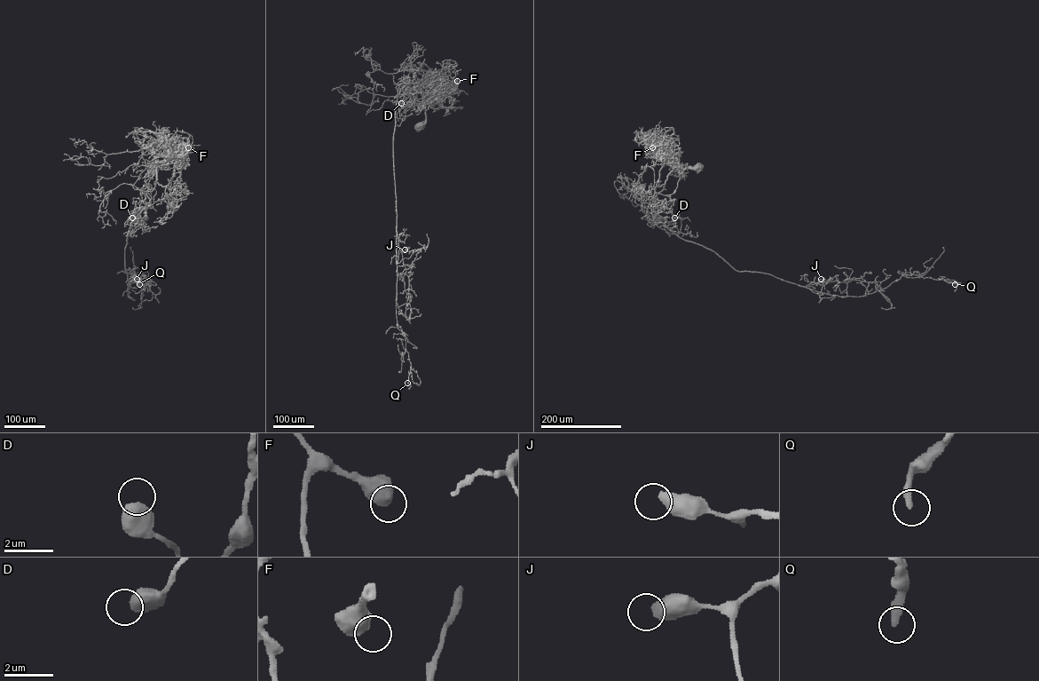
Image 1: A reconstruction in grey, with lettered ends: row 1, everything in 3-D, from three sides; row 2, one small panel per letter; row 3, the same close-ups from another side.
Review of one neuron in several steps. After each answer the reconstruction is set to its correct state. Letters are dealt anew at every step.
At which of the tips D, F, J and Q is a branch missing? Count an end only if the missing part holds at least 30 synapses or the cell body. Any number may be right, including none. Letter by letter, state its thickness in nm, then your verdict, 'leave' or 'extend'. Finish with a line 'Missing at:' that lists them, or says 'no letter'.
D: 650 nm | leave
F: 650 nm | leave
J: 600 nm | leave
Q: 360 nm | extend
Missing at: Q

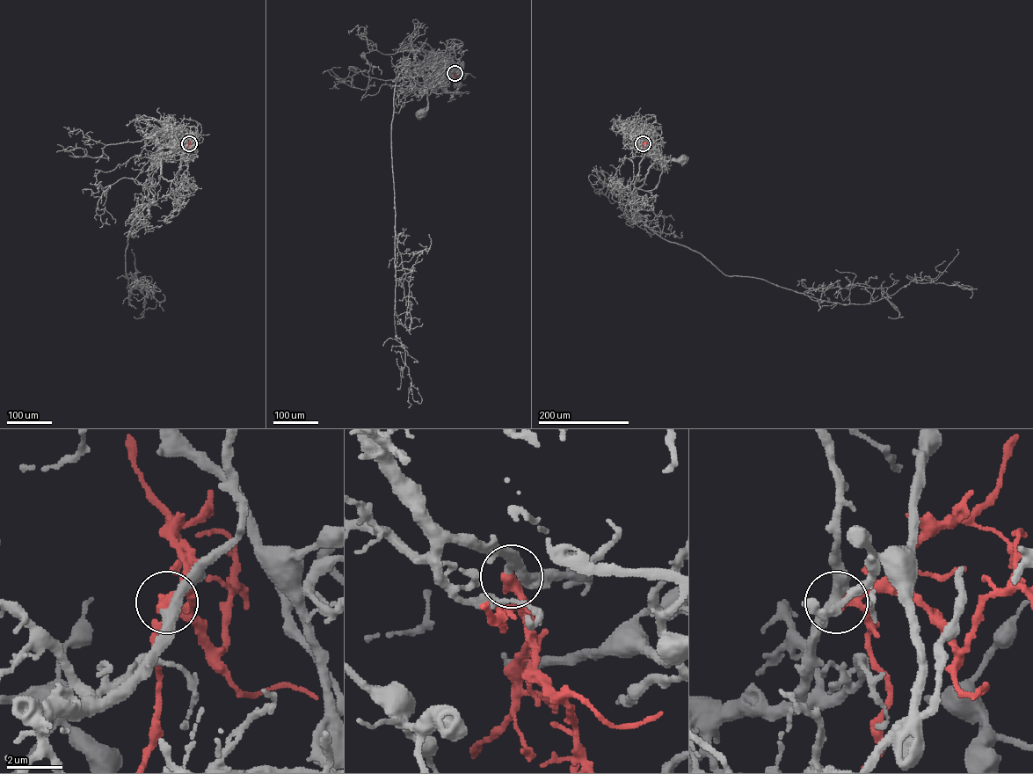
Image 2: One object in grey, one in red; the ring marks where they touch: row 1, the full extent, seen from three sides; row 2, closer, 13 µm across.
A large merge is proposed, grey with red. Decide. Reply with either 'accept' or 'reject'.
accept

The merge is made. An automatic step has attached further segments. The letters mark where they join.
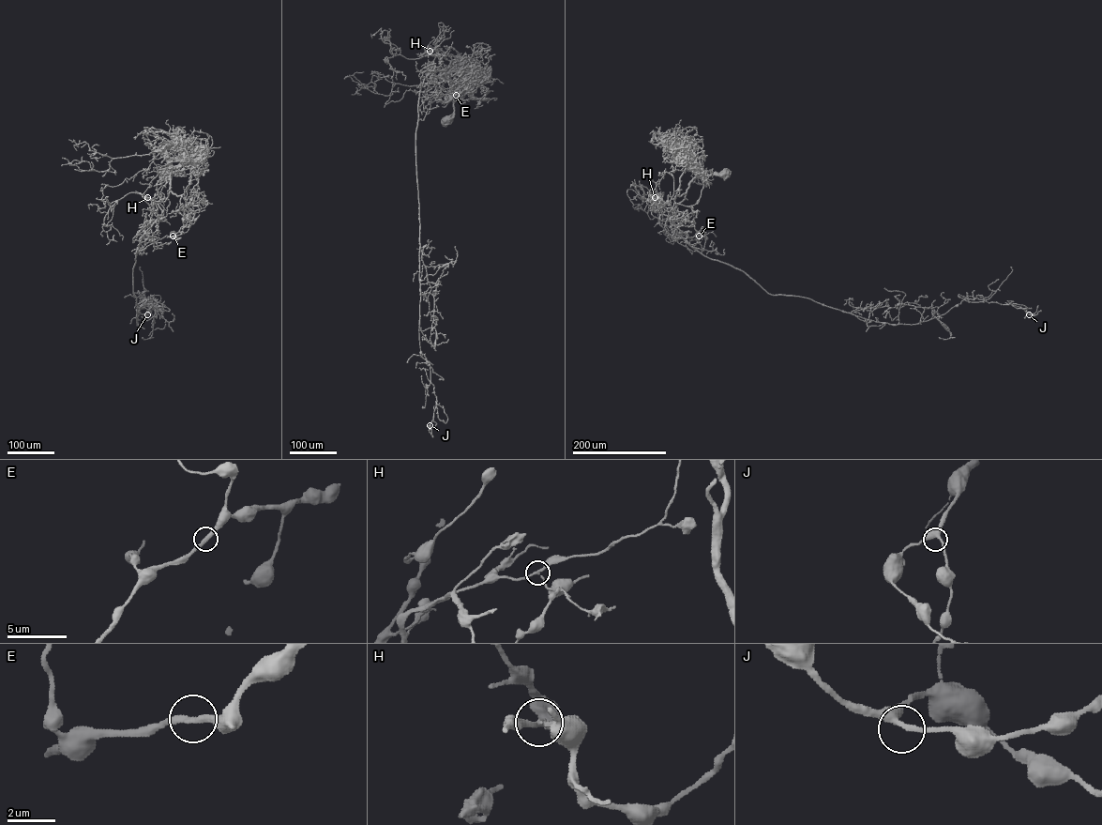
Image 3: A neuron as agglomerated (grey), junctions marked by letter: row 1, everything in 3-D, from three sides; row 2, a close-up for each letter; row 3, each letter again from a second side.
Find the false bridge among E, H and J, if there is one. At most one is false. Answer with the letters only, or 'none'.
H

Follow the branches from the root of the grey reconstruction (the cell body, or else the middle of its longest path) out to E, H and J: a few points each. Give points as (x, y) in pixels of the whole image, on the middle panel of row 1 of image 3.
E: (447, 119), (454, 112), (453, 83), (464, 68), (459, 74), (466, 79), (466, 89), (456, 95)
H: (447, 119), (454, 112), (453, 84), (441, 77), (445, 70), (439, 56), (430, 55), (430, 51)
J: (447, 119), (453, 84), (435, 69), (420, 89), (415, 140), (419, 340), (436, 400), (430, 425)

